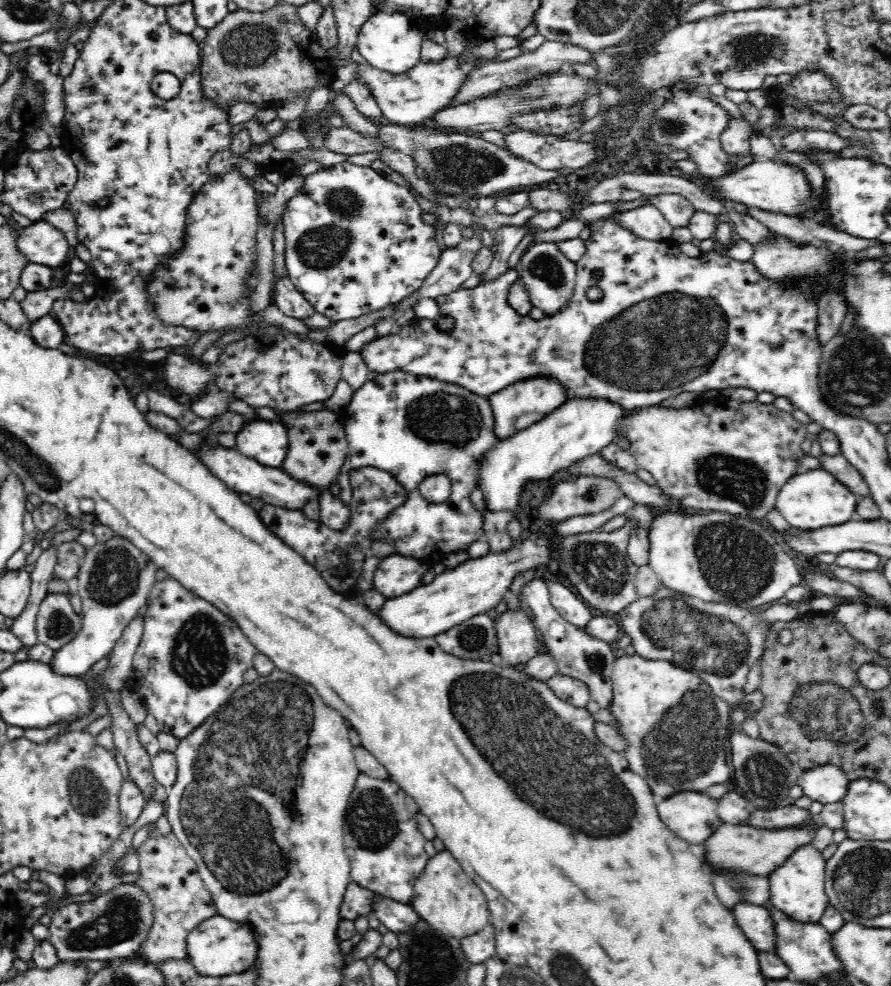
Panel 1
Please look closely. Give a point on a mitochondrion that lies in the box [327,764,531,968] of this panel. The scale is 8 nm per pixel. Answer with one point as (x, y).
(374, 823)

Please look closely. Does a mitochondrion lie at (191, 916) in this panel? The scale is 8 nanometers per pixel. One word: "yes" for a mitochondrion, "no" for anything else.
no

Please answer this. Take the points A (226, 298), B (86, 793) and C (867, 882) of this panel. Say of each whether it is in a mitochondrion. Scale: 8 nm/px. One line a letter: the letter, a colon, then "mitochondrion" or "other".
A: mitochondrion
B: mitochondrion
C: mitochondrion

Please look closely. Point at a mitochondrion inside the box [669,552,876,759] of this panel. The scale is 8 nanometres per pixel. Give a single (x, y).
(813, 713)

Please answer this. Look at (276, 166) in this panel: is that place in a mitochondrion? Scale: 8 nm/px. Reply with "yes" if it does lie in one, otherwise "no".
no

